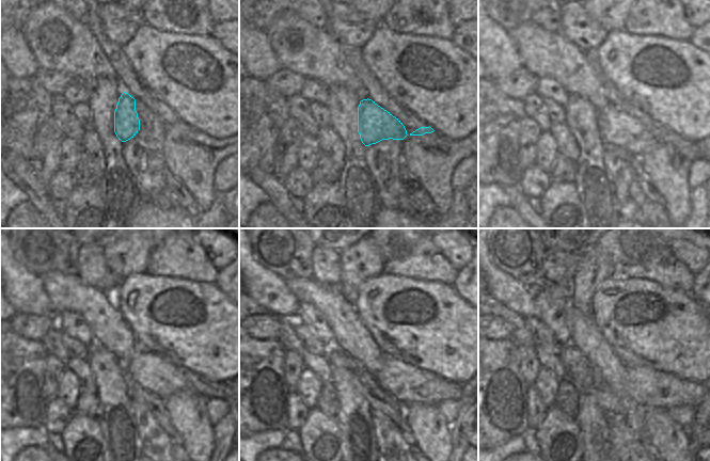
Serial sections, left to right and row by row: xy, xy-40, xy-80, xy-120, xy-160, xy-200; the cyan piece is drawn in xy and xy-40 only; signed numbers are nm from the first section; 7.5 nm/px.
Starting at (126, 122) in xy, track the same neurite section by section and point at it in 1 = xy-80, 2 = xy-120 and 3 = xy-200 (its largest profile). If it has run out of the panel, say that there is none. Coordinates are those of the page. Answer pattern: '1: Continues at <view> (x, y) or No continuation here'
1: Continues at xy-80 (617, 128)
2: Continues at xy-120 (157, 376)
3: Continues at xy-200 (652, 388).

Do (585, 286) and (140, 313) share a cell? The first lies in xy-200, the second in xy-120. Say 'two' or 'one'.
two

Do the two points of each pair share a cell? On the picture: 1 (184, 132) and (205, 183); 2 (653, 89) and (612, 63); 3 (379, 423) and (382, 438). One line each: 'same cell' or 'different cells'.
1: same cell
2: same cell
3: same cell

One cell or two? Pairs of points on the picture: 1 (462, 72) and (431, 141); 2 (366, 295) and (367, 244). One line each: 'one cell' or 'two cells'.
1: two cells
2: two cells

